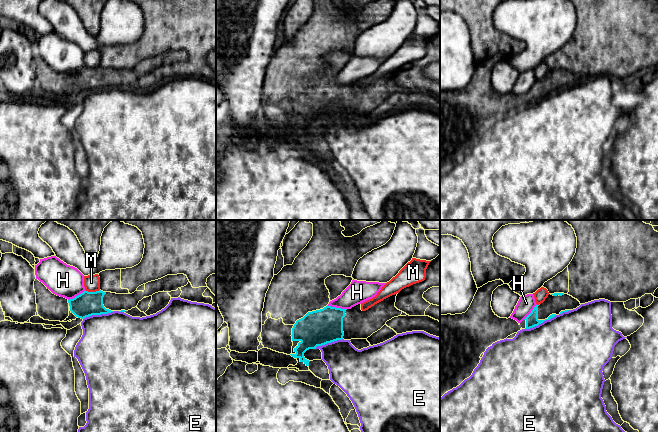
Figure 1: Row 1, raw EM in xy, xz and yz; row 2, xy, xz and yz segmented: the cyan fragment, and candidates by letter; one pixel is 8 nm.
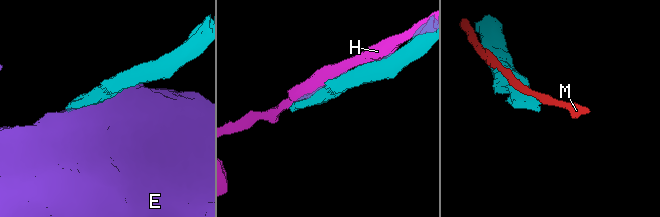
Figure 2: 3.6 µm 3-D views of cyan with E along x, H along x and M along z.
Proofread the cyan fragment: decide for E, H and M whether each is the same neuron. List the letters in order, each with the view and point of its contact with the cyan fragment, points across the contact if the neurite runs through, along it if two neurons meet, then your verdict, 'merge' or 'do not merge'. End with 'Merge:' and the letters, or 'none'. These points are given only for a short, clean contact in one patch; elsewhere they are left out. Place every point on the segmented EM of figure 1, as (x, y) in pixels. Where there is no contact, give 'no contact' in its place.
E: xy (98, 314) | do not merge
H: xz (337, 308) | do not merge
M: xy (92, 292) | do not merge
Merge: none

